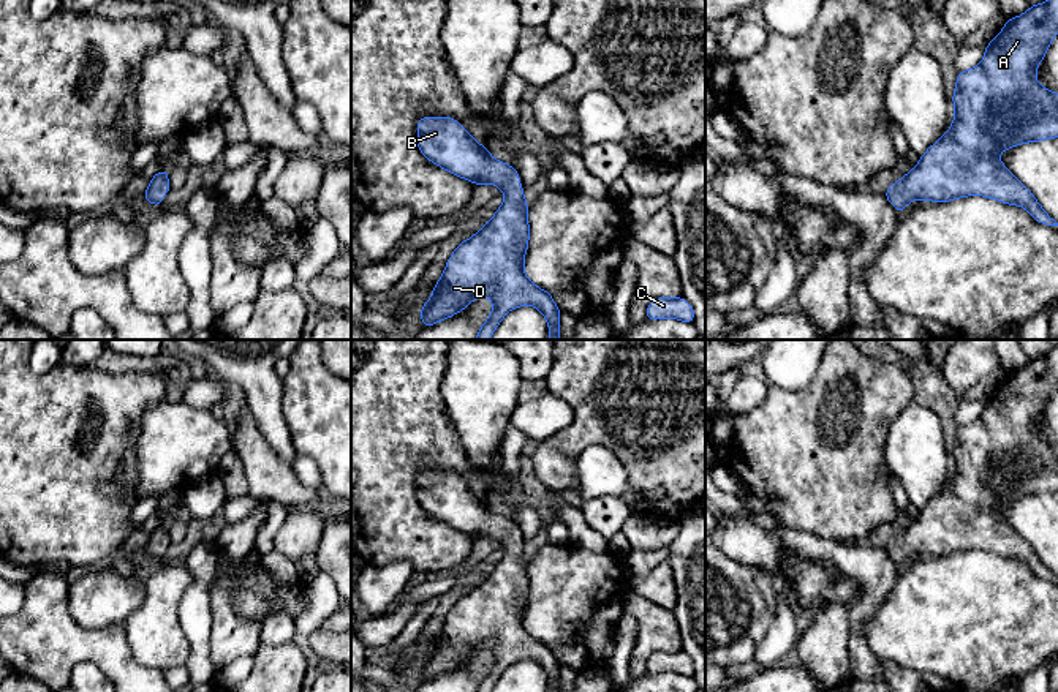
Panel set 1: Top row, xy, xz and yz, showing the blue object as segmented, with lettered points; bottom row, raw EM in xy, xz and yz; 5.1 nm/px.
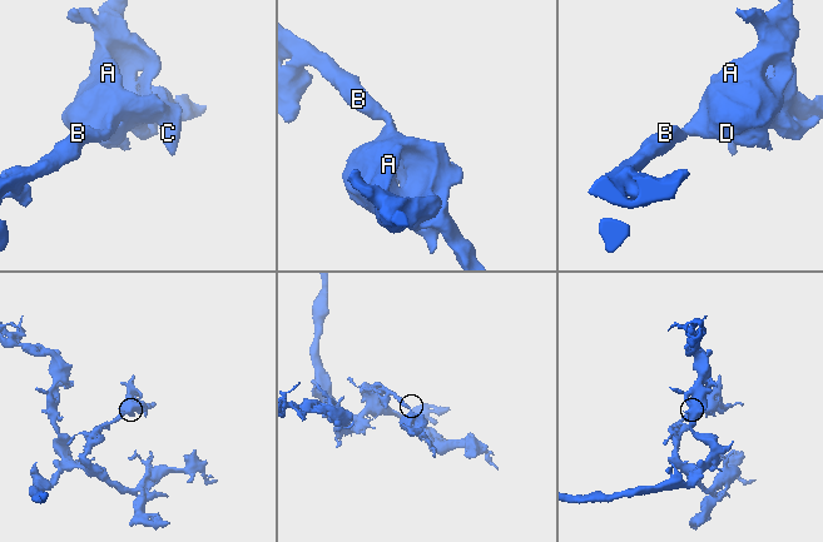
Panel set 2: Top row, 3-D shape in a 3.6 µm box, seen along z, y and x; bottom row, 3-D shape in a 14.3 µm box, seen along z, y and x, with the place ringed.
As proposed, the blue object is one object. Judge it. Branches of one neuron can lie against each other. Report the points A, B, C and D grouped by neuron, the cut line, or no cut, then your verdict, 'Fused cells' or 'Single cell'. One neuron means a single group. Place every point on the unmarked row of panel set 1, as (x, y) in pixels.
Groups: A B C D. No split. Single cell

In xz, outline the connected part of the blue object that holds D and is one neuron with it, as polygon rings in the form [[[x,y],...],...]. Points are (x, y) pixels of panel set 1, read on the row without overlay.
[[[422,471],[418,474],[418,501],[422,509],[476,539],[492,537],[504,545],[504,556],[495,566],[493,572],[478,585],[471,592],[462,596],[451,608],[441,634],[435,637],[433,648],[422,659],[421,675],[424,681],[448,673],[465,664],[471,654],[490,651],[493,664],[490,671],[481,679],[476,692],[490,692],[500,679],[504,668],[517,660],[536,660],[546,671],[550,692],[560,692],[560,664],[552,649],[535,640],[523,627],[523,611],[528,604],[530,580],[527,575],[528,558],[523,551],[523,542],[519,537],[516,521],[490,510],[489,504],[478,498],[468,485],[451,471]]]

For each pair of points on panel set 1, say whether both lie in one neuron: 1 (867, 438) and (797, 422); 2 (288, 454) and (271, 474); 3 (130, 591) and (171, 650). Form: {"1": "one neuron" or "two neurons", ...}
{"1": "one neuron", "2": "two neurons", "3": "two neurons"}

